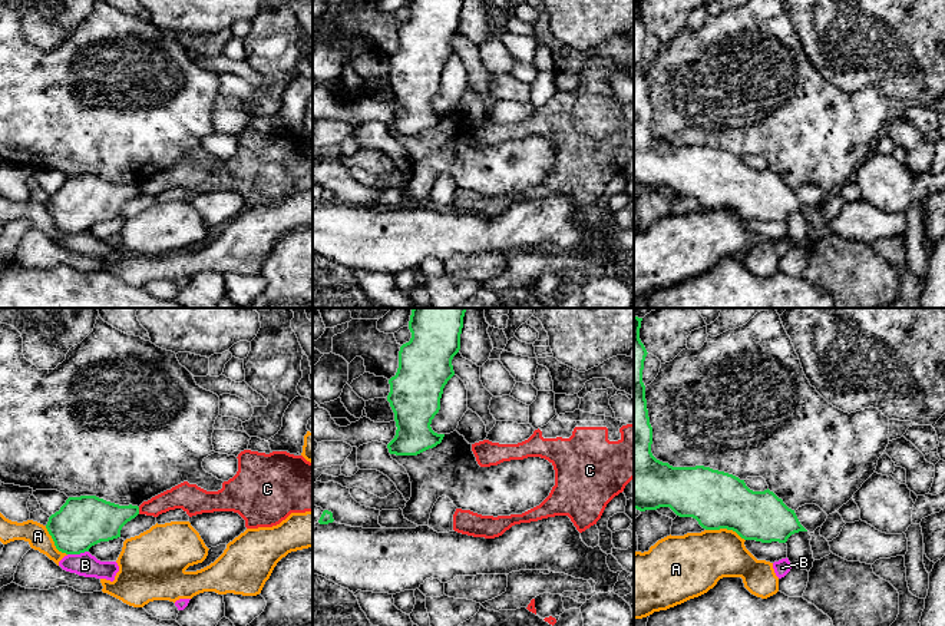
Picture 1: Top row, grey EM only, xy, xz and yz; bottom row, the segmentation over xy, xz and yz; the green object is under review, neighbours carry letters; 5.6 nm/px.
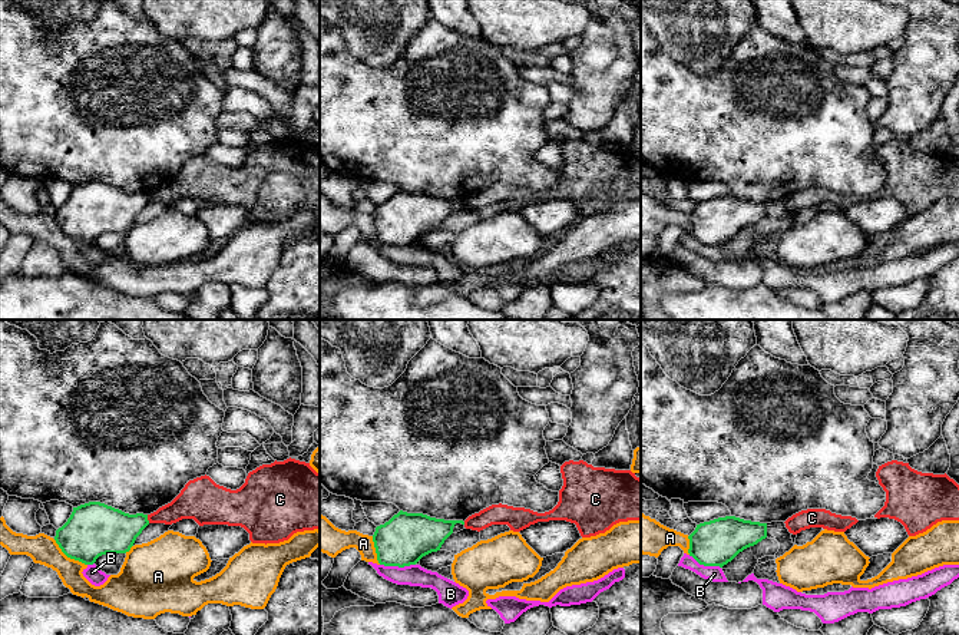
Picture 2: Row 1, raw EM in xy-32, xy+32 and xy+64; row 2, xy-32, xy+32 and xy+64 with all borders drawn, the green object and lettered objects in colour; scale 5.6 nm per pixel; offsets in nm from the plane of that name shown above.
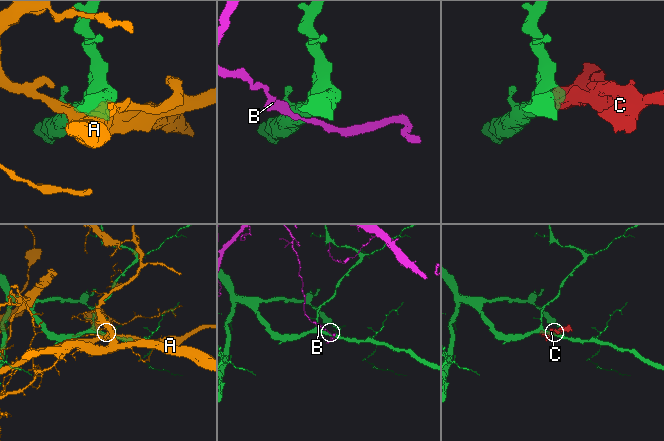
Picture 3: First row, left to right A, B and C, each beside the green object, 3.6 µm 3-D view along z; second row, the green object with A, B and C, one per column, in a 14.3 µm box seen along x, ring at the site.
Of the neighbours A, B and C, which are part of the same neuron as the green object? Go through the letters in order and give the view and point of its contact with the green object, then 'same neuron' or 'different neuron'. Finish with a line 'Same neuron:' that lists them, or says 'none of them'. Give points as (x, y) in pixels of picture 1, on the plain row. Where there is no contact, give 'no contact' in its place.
A: contact yz (726, 206); different neuron
B: contact xy (78, 232); different neuron
C: contact xy (138, 189); different neuron
Same neuron: none of them

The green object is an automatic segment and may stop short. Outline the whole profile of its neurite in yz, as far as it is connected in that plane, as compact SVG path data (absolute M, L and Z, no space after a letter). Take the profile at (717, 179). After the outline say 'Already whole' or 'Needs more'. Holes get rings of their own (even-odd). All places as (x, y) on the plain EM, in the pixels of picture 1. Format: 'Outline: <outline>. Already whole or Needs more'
Outline: M634 0L634 188L640 191L670 186L680 196L693 196L706 209L727 208L744 219L786 222L799 211L807 211L794 189L789 188L769 168L750 169L744 159L704 145L673 146L651 132L652 106L650 103L645 64L642 62L647 29L640 19L641 0Z. Already whole

